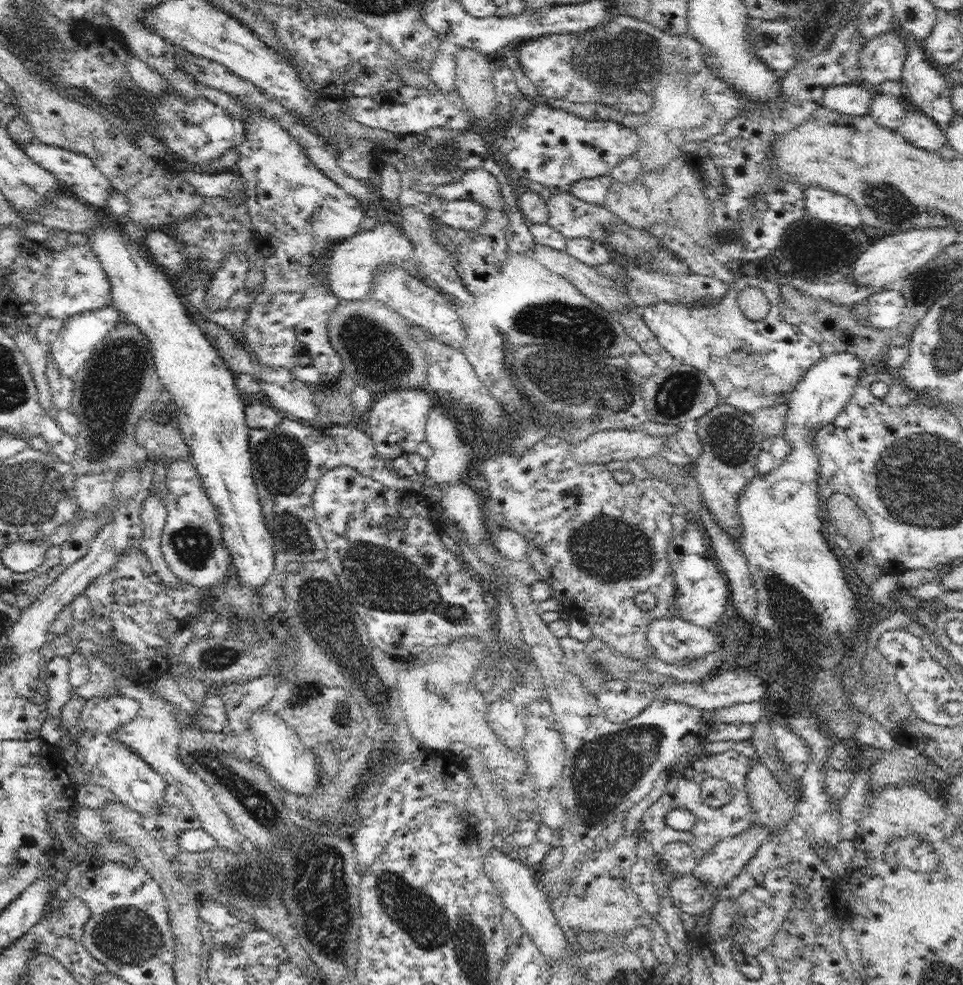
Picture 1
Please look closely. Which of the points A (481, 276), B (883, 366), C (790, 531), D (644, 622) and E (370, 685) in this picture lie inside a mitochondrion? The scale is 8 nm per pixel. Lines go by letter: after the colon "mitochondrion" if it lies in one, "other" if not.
A: other
B: other
C: other
D: other
E: mitochondrion

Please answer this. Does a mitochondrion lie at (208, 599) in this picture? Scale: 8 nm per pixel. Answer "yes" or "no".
no

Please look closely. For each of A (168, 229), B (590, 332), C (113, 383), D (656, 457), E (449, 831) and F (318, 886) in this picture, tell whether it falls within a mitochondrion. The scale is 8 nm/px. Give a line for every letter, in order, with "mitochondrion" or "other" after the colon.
A: other
B: mitochondrion
C: mitochondrion
D: other
E: other
F: mitochondrion

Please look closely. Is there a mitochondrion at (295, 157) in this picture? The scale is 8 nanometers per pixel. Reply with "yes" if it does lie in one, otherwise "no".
no

